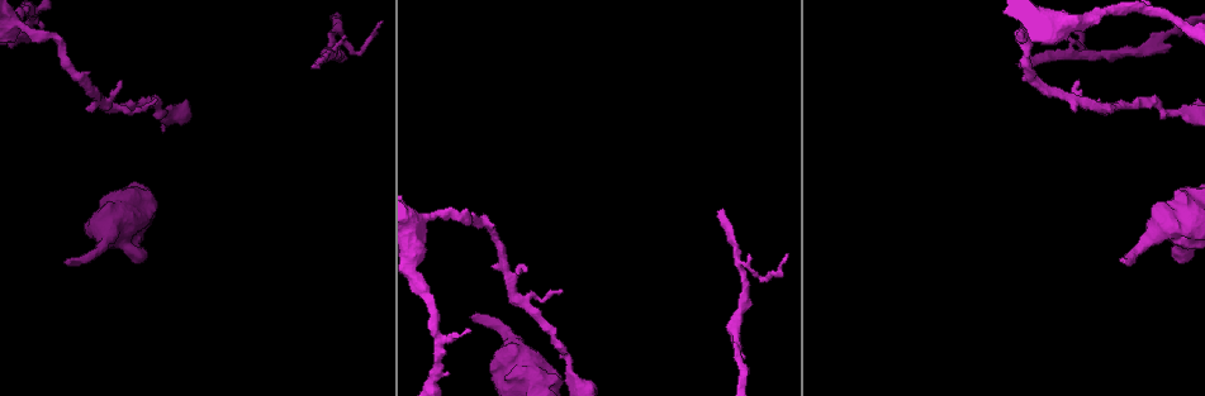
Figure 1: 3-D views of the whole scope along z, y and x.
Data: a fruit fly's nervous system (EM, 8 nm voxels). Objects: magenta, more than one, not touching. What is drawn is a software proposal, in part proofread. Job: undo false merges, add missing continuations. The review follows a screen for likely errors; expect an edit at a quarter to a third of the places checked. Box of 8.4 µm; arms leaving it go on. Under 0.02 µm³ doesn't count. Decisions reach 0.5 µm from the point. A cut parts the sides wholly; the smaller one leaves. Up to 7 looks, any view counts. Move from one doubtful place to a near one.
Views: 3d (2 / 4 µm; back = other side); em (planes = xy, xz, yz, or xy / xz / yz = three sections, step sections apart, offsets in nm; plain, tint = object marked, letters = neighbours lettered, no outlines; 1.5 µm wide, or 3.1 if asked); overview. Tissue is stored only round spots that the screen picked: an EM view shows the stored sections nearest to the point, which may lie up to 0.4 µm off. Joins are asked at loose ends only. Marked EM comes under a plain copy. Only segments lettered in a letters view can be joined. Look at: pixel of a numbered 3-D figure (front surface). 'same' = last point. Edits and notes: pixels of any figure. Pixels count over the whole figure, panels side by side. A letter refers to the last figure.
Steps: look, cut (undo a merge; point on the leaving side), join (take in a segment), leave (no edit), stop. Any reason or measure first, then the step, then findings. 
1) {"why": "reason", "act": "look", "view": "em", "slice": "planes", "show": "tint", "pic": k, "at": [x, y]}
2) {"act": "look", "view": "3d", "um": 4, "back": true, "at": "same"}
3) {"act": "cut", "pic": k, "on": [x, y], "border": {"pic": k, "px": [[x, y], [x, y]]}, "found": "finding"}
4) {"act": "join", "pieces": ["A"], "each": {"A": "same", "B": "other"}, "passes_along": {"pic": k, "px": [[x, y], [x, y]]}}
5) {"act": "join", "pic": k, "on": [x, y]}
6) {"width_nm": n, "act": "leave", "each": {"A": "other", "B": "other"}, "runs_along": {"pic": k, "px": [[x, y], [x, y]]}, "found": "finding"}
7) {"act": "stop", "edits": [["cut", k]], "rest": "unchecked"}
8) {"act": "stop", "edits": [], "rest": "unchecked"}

{"why": "free end", "act": "look", "view": "3d", "um": 2, "back": true, "pic": 1, "at": [720, 211]}

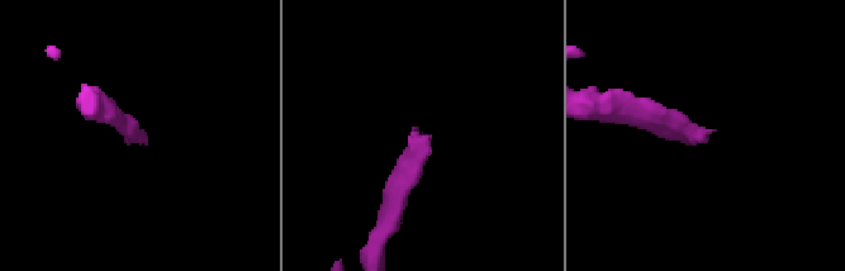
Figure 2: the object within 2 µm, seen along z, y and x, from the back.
{"act": "look", "view": "em", "slice": "planes", "show": "letters", "pic": 2, "at": [135, 127]}

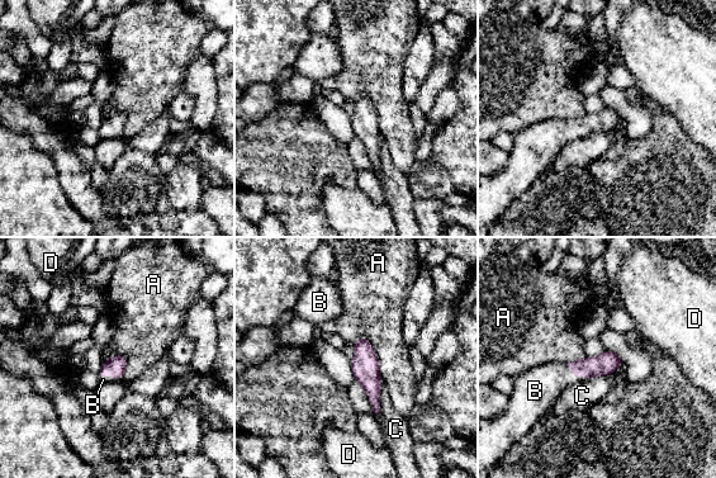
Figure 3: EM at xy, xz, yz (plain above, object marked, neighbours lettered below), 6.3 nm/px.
{"act": "join", "pieces": ["B"], "each": {"A": "other", "B": "same", "C": "other", "D": "other"}, "passes_along": {"pic": 3, "px": [[606, 363], [574, 375], [537, 388]]}, "found": "it goes on there"}

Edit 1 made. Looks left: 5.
{"why": "free end", "act": "look", "view": "em", "um": 3.1, "slice": "planes", "show": "letters", "pic": 1, "at": [67, 265]}

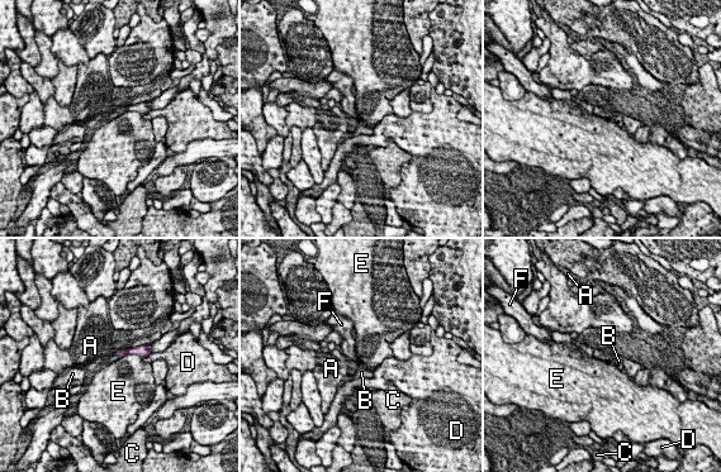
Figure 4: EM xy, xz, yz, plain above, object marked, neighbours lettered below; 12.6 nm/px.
{"act": "join", "pieces": ["F"], "each": {"A": "other", "B": "other", "C": "other", "D": "other", "E": "other", "F": "same"}, "passes_along": {"pic": 4, "px": [[121, 353], [117, 354], [112, 357]]}, "found": "it goes on there"}

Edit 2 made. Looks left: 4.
{"act": "stop", "edits": [["join", 3], ["join", 4]], "rest": "unchecked"}

